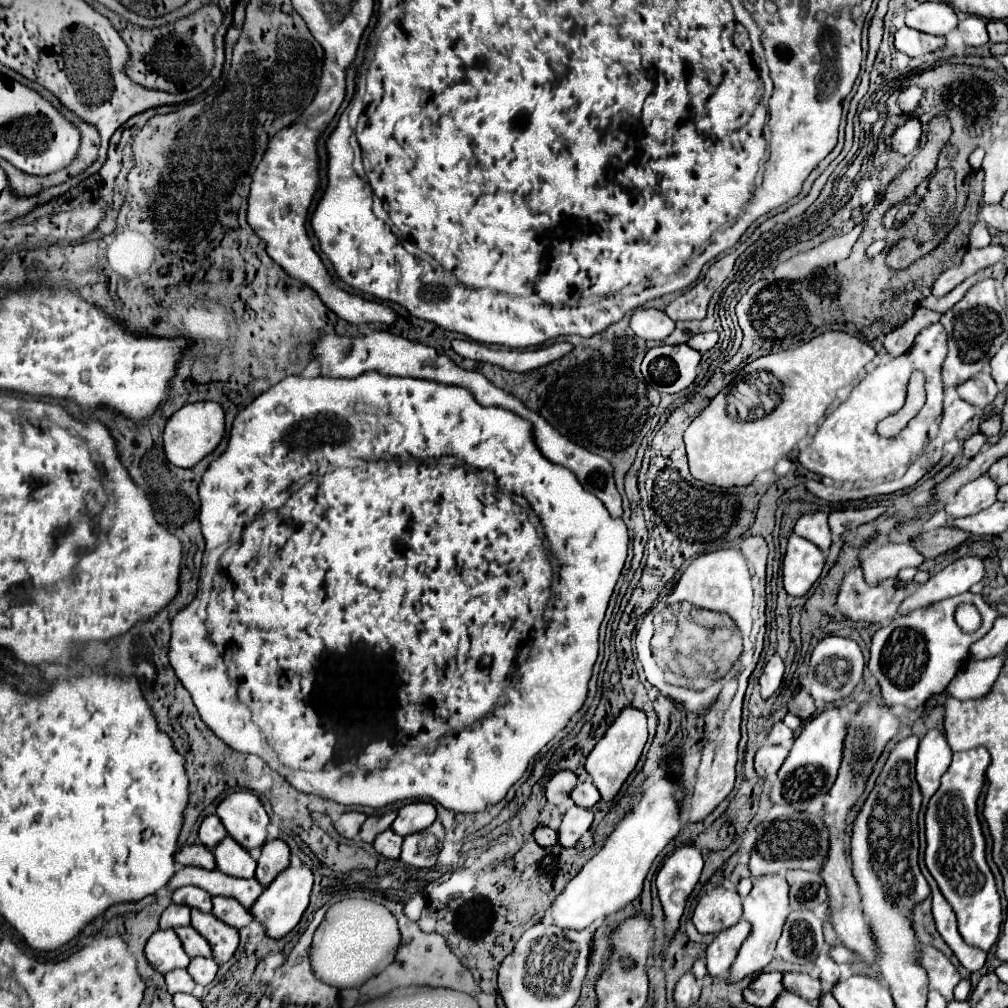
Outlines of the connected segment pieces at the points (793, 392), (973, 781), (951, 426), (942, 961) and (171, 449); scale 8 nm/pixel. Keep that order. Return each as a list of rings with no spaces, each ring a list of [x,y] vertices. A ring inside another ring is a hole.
[[[827,330],[795,350],[767,354],[747,364],[731,386],[739,382],[745,384],[745,380],[759,380],[763,374],[773,374],[781,382],[777,398],[779,404],[763,418],[741,420],[729,412],[731,386],[721,390],[685,430],[691,474],[705,484],[721,488],[747,486],[759,472],[771,470],[799,440],[805,438],[809,426],[817,424],[825,416],[829,404],[837,396],[837,390],[853,384],[859,372],[873,358],[875,350],[871,344],[859,340],[857,336],[849,336],[847,332]]]
[[[983,746],[967,752],[953,752],[953,762],[943,774],[941,786],[929,800],[925,814],[927,870],[957,914],[959,934],[963,940],[985,952],[997,942],[1003,922],[1001,898],[995,888],[995,878],[985,862],[985,838],[977,818],[977,798],[985,782],[989,760],[989,752]]]
[[[957,398],[949,408],[943,410],[943,420],[939,424],[939,432],[937,432],[937,438],[929,444],[929,458],[931,458],[931,464],[937,464],[939,458],[941,458],[941,448],[945,442],[953,440],[955,438],[955,432],[975,416],[975,406]]]
[[[919,946],[919,964],[927,972],[929,990],[937,990],[947,1002],[951,1002],[957,986],[955,966],[933,946]]]
[[[217,402],[185,404],[169,418],[163,438],[165,438],[167,460],[181,468],[193,468],[207,454],[211,454],[225,438],[225,412]]]

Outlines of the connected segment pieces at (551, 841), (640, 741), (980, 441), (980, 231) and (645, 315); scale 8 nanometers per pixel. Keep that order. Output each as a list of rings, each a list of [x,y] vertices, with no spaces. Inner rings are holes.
[[[537,826],[535,828],[535,842],[543,848],[549,848],[549,846],[555,846],[557,844],[557,832],[547,828],[547,826]]]
[[[623,708],[621,714],[617,716],[617,720],[607,728],[605,736],[595,744],[595,748],[589,752],[585,768],[593,778],[593,784],[597,786],[601,800],[609,802],[613,800],[613,796],[619,792],[619,788],[623,786],[623,782],[627,780],[627,776],[633,772],[643,746],[647,742],[647,716],[645,712],[637,710],[637,708]]]
[[[973,434],[969,440],[965,440],[965,450],[963,450],[963,456],[965,456],[965,460],[971,460],[979,450],[981,450],[981,446],[987,442],[987,438],[983,436],[983,434]]]
[[[979,222],[973,230],[971,230],[971,238],[969,238],[969,246],[973,248],[985,248],[989,244],[989,232],[987,232],[987,224]]]
[[[639,308],[631,316],[631,328],[643,340],[665,340],[673,332],[675,322],[663,310]]]

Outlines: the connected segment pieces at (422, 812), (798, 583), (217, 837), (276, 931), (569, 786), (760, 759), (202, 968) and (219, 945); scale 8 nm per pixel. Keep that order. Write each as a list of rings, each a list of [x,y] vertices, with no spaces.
[[[409,802],[405,806],[399,808],[399,814],[395,818],[395,822],[391,824],[391,828],[399,834],[399,836],[407,836],[413,832],[421,832],[425,828],[429,828],[437,818],[437,810],[431,802]]]
[[[791,534],[783,556],[783,586],[789,596],[805,596],[821,576],[825,556],[809,540]]]
[[[215,814],[207,816],[207,818],[201,822],[201,826],[199,826],[199,840],[201,840],[207,848],[213,848],[215,844],[219,844],[225,836],[227,836],[227,830],[225,830],[225,826],[221,824],[221,820],[219,820]]]
[[[301,864],[299,868],[291,868],[291,866],[289,866],[289,868],[287,868],[283,874],[279,874],[277,880],[271,882],[271,884],[263,890],[263,894],[255,900],[255,904],[251,906],[251,914],[255,916],[255,920],[259,920],[259,922],[265,926],[267,936],[271,936],[271,938],[281,938],[281,936],[289,934],[289,932],[297,926],[301,914],[303,914],[305,908],[309,906],[311,888],[313,888],[313,872],[311,872],[311,868],[309,868],[307,864]]]
[[[559,770],[559,772],[549,780],[549,784],[547,784],[547,788],[545,788],[547,800],[549,800],[551,804],[555,804],[555,806],[563,804],[563,802],[569,798],[571,790],[575,788],[575,784],[577,784],[577,774],[575,774],[575,772],[571,772],[571,770]]]
[[[763,746],[763,748],[759,748],[757,754],[755,754],[755,772],[761,778],[775,774],[781,768],[781,764],[785,762],[787,754],[789,752],[783,746]]]
[[[197,956],[197,958],[191,958],[191,964],[187,966],[187,972],[191,974],[191,978],[197,984],[207,986],[207,984],[213,982],[213,978],[217,974],[217,968],[219,966],[217,966],[217,962],[213,958],[201,958],[201,956]]]
[[[191,910],[191,926],[203,934],[203,938],[211,944],[213,948],[213,958],[223,964],[227,962],[239,944],[239,932],[237,928],[231,928],[229,924],[221,922],[217,916],[213,916],[211,912],[199,912],[199,910]]]

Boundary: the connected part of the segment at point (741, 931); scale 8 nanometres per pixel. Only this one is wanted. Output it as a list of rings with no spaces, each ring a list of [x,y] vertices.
[[[741,920],[739,924],[731,926],[715,936],[715,940],[709,944],[707,954],[705,954],[707,970],[711,976],[725,974],[731,968],[731,964],[735,962],[735,956],[739,954],[743,940],[749,934],[751,934],[751,924],[747,920]]]

